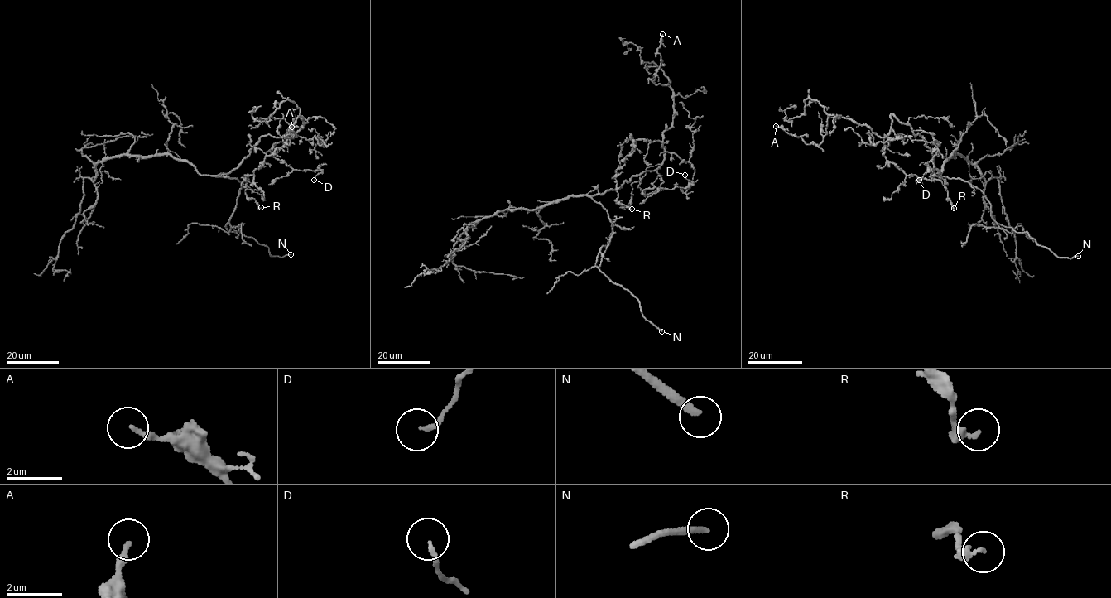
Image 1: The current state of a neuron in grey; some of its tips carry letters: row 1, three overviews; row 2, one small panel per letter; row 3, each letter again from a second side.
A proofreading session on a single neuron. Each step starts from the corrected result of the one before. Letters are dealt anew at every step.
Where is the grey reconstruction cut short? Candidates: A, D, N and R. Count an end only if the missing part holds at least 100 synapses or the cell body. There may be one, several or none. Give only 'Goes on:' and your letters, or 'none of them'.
Goes on: N

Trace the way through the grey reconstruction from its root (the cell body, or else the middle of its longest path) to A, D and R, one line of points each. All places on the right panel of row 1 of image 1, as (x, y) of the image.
A: (940, 174), (924, 138), (892, 114), (884, 137), (829, 116), (818, 145), (776, 126)
D: (940, 174), (931, 150), (914, 130), (930, 133), (939, 143), (931, 161), (934, 170), (929, 168), (919, 180)
R: (940, 174), (924, 138), (892, 114), (882, 155), (906, 175), (940, 180), (954, 208)

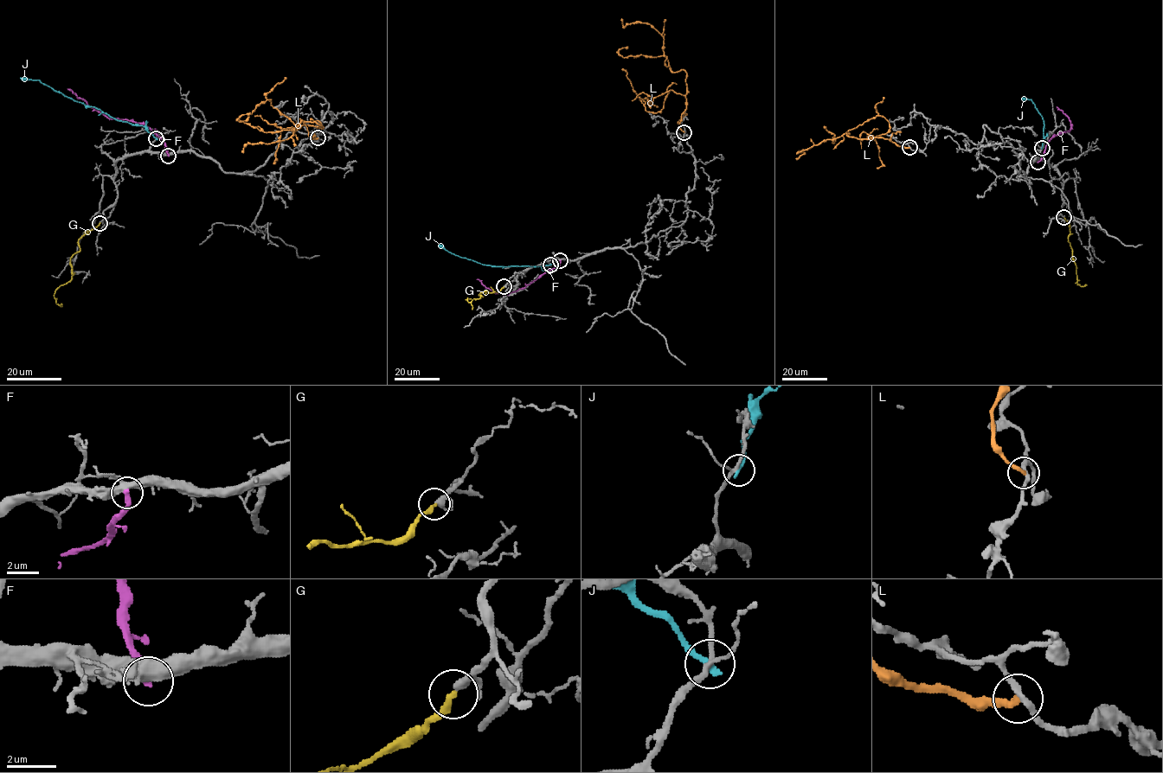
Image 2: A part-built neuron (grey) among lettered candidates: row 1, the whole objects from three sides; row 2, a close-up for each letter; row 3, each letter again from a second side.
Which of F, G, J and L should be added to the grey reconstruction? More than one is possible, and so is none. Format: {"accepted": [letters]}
{"accepted": ["G"]}

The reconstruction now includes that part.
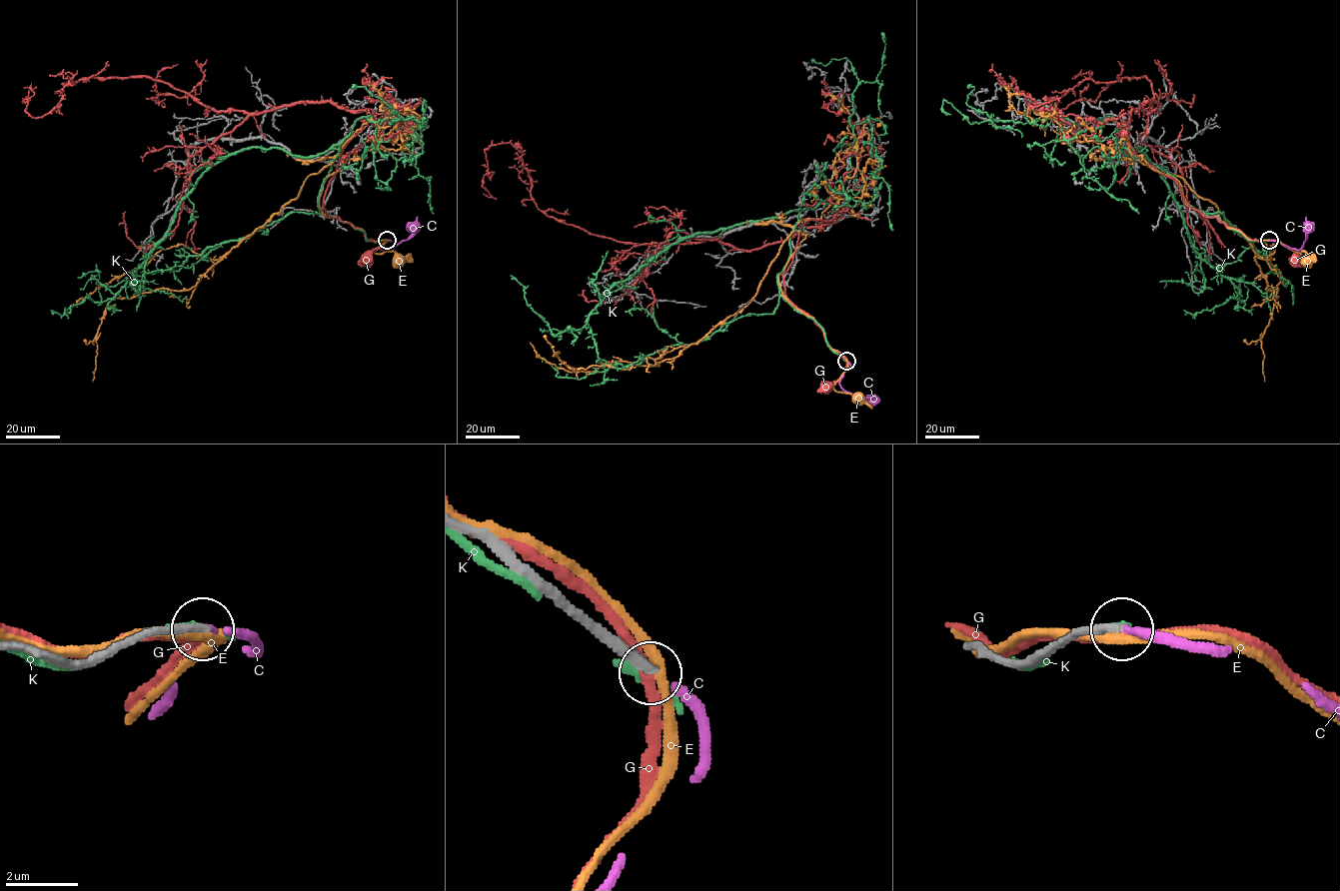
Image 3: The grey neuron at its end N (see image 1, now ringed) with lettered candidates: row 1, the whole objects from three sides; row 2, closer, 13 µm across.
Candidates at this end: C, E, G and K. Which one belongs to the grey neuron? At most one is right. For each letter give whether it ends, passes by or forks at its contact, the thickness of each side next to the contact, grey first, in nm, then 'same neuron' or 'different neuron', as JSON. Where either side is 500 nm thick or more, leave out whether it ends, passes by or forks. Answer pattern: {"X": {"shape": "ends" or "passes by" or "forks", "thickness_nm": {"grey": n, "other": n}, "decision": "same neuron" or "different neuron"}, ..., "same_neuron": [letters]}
{"C": {"shape": "ends", "thickness_nm": {"grey": 280, "other": 160}, "decision": "same neuron"}, "E": {"shape": "passes by", "thickness_nm": {"grey": 320, "other": 280}, "decision": "different neuron"}, "G": {"shape": "passes by", "thickness_nm": {"grey": 360, "other": 280}, "decision": "different neuron"}, "K": {"shape": "ends", "thickness_nm": {"grey": 320, "other": 280}, "decision": "different neuron"}, "same_neuron": ["C"]}

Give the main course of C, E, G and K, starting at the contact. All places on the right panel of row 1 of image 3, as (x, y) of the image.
C: (1269, 240), (1299, 250), (1308, 227)
E: (1268, 240), (1277, 240), (1300, 254), (1303, 251), (1305, 256), (1302, 262), (1305, 262)
G: (1267, 240), (1279, 240), (1294, 252), (1295, 260)
K: (1268, 240), (1195, 210), (1176, 180), (1119, 145), (1127, 157), (1140, 148), (1193, 249), (1244, 301), (1183, 310)

